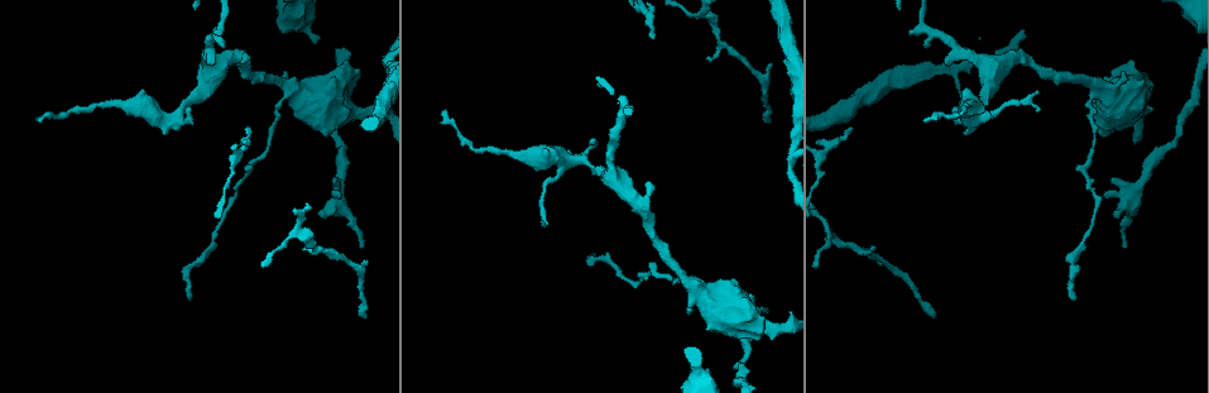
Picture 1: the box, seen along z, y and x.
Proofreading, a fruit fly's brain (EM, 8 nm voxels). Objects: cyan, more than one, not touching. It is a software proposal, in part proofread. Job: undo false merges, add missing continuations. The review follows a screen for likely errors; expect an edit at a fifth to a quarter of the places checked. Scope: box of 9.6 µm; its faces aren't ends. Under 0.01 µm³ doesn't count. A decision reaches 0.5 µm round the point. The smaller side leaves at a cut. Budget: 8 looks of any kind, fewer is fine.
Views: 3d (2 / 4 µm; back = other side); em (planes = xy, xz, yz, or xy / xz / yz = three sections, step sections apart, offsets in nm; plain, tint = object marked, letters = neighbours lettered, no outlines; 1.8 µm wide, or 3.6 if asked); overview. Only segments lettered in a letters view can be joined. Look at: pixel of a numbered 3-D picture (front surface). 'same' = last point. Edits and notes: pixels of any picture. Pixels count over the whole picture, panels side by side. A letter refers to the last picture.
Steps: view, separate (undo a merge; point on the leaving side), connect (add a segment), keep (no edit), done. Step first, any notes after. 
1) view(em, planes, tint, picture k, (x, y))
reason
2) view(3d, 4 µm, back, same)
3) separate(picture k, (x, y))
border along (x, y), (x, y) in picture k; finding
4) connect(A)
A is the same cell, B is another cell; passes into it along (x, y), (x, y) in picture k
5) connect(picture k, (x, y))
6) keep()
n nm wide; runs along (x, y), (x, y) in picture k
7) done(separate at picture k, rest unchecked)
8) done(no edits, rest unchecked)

view(em, xy, step 8, letters, picture 1, (957, 108))

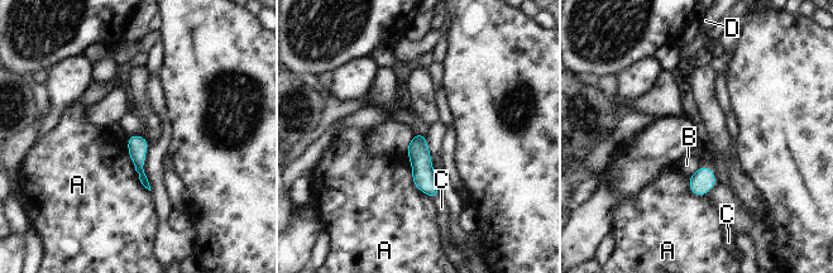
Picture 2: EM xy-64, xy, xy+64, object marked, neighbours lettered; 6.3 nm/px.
connect(C)
C is the same cell, A, B and D are other cells; passes into it along (424, 176), (436, 197), (441, 207) in picture 2; the cell continues

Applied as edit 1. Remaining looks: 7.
view(em, 3.6 µm, yz, step 8, tint, picture 1, (298, 91))
abrupt turn

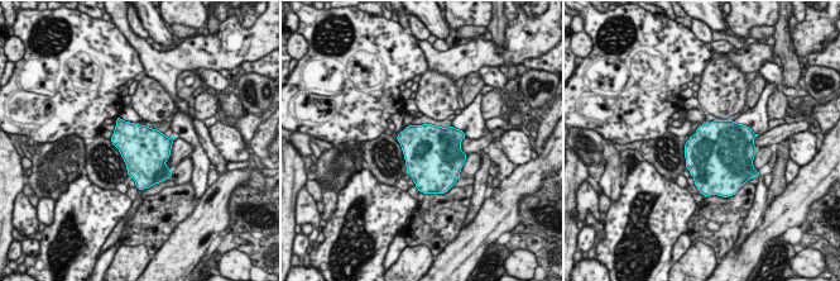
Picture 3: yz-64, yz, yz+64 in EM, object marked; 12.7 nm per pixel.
view(em, 3.6 µm, xz, step 16, letters, same)
another direction

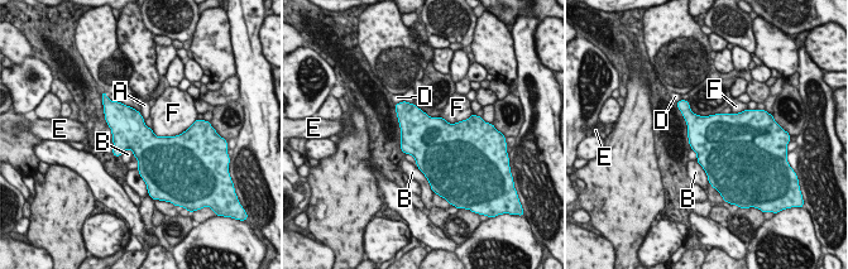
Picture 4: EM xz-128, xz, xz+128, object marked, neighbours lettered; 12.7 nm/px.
keep()
F touches over 440 nm; A, B, D, E and F are other cells; border along (151, 128), (161, 137), (183, 131) in picture 4; continuous, no second cell

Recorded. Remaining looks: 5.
view(overview)
see it whole again

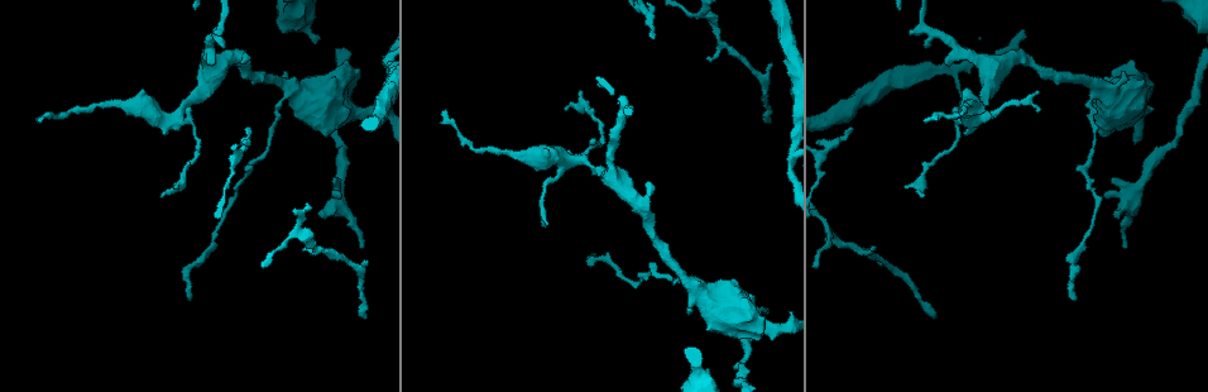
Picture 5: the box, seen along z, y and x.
view(em, xz, step 4, tint, picture 5, (766, 310))
an open end

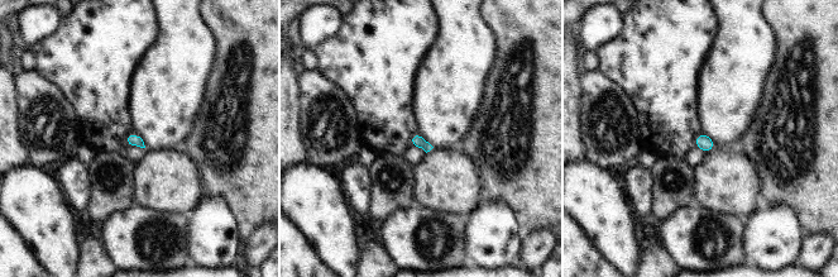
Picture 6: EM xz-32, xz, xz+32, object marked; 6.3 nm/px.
view(em, planes, letters, same)

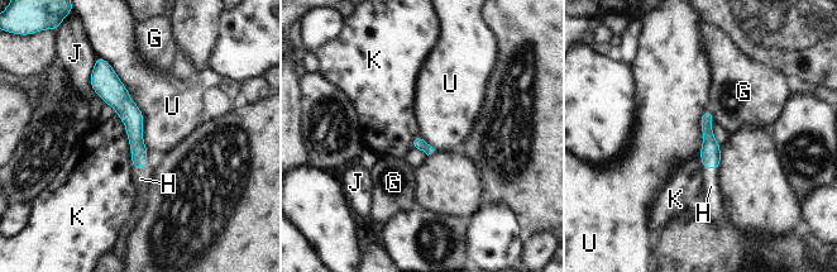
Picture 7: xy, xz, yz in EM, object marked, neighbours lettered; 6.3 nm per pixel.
connect(H)
H is the same cell, G, J, K and U are other cells; passes into it along (134, 129), (140, 167), (140, 179) in picture 7; it goes on there

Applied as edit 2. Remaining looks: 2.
done(connect at picture 2, connect at picture 7, rest unchecked)

